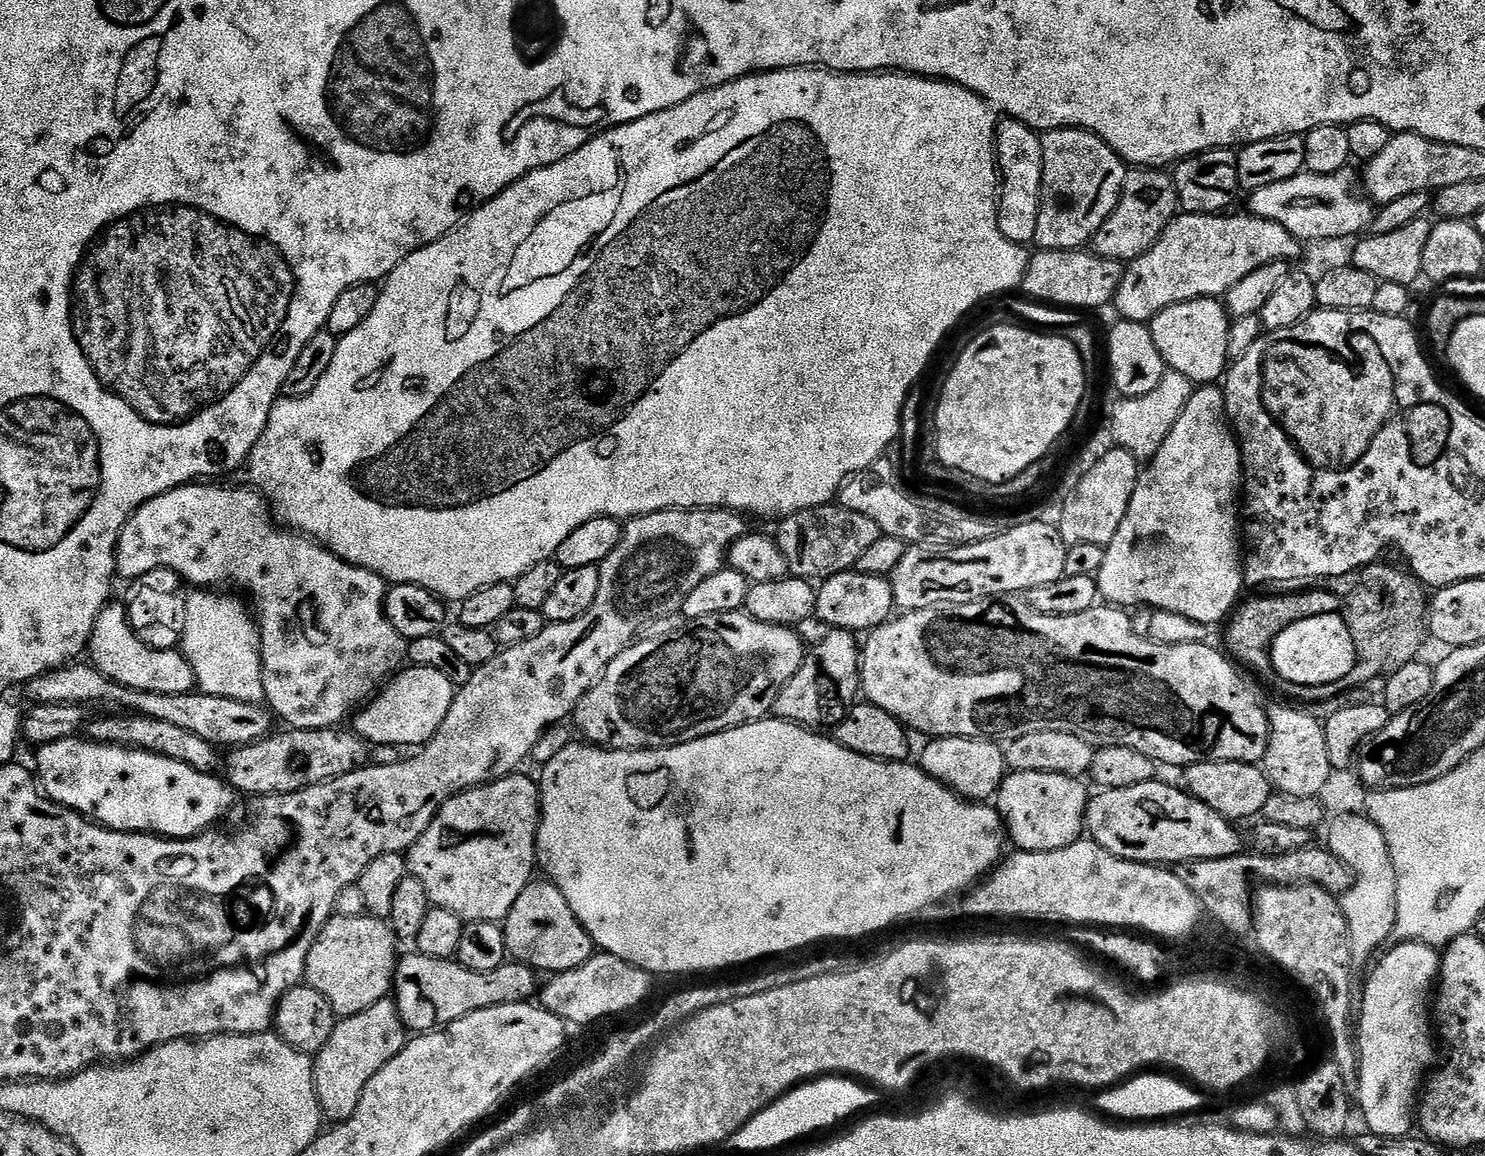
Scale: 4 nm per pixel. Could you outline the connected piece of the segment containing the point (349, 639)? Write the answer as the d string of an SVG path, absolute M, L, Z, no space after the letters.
M193 482L180 488L171 488L160 496L148 500L133 512L121 530L116 543L116 574L124 582L142 578L142 574L150 574L150 570L169 568L180 575L185 585L195 586L200 590L220 590L223 584L237 584L252 595L251 607L254 609L254 619L260 630L260 677L264 687L264 699L267 707L277 717L285 720L288 728L336 728L344 719L353 715L357 706L363 705L369 698L377 695L378 689L405 663L408 655L408 641L390 622L384 613L384 598L386 582L370 570L354 566L342 558L338 558L329 548L323 548L311 536L303 535L295 530L285 530L274 519L267 500L251 487L223 488L220 482Z

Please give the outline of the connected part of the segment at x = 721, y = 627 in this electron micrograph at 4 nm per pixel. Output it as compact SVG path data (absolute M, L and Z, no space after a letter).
M743 610L726 614L710 614L706 618L689 620L682 630L667 634L652 634L649 637L649 640L637 639L624 648L622 654L618 654L618 658L614 658L614 662L610 662L610 666L597 680L596 685L578 702L574 713L574 721L576 720L574 728L576 732L578 730L584 735L581 737L587 743L594 744L597 748L613 748L623 752L637 752L640 748L669 748L675 744L694 742L698 738L706 738L710 734L718 734L743 724L750 724L753 720L763 720L775 709L778 694L788 685L790 678L794 678L794 674L798 674L806 655L806 645L795 627L783 628L777 624L758 622Z

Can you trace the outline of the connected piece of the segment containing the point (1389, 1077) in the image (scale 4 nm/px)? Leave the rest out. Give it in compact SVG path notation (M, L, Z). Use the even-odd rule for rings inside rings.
M1400 942L1395 946L1371 965L1372 973L1364 984L1364 1001L1358 1004L1358 1108L1365 1115L1368 1131L1386 1138L1406 1136L1413 1131L1418 1097L1433 1067L1434 1024L1430 1019L1430 997L1438 980L1441 957L1429 944Z

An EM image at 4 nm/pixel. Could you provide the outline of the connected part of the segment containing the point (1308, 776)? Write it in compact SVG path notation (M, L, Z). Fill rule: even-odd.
M1292 706L1288 712L1276 712L1276 728L1269 728L1269 743L1262 767L1277 793L1290 797L1319 797L1333 770L1326 755L1324 725L1299 709Z

